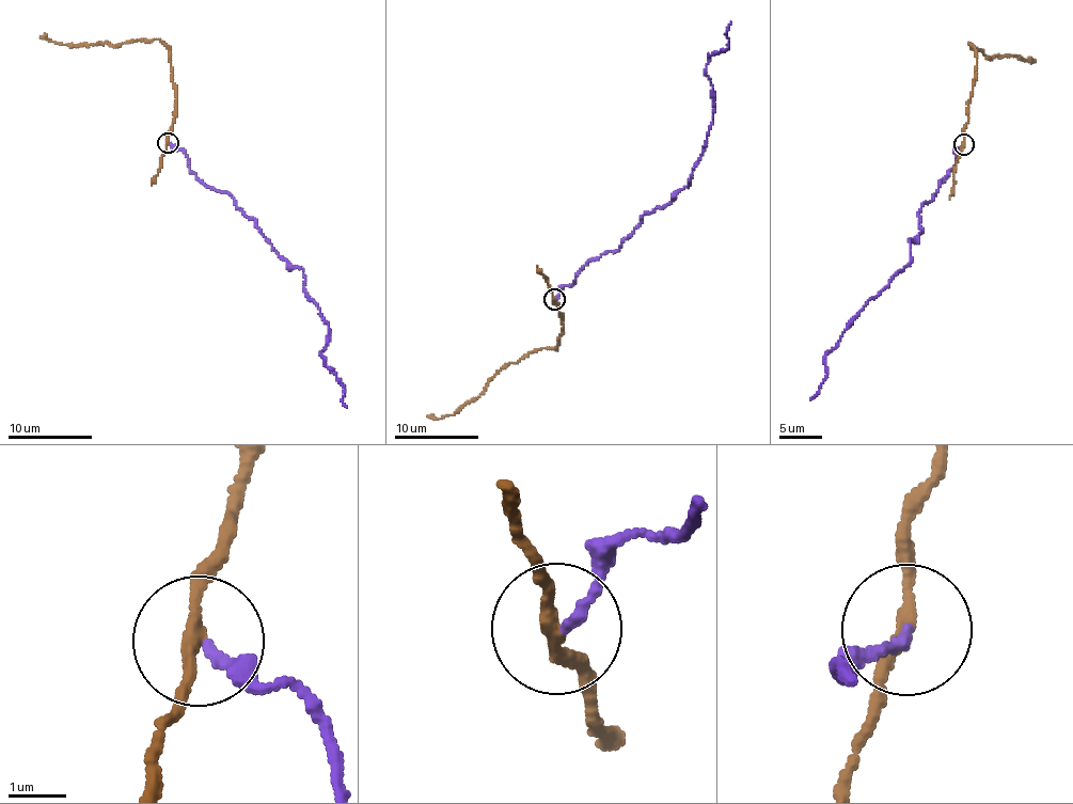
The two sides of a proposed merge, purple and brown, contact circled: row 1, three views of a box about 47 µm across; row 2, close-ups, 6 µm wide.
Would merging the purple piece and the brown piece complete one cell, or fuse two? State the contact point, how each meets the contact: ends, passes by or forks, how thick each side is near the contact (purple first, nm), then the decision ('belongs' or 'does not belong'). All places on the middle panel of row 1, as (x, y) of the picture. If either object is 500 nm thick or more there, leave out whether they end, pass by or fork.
at (554, 299); purple ends there; brown passes by; 170 nm thick on the purple side, 220 nm on the other; does not belong

